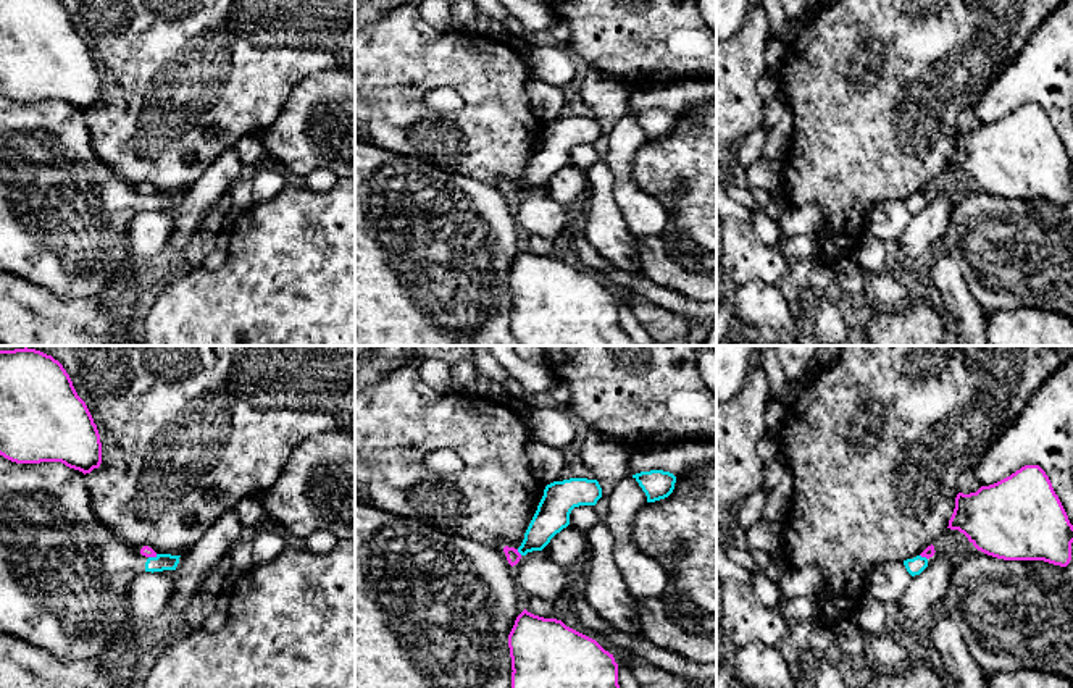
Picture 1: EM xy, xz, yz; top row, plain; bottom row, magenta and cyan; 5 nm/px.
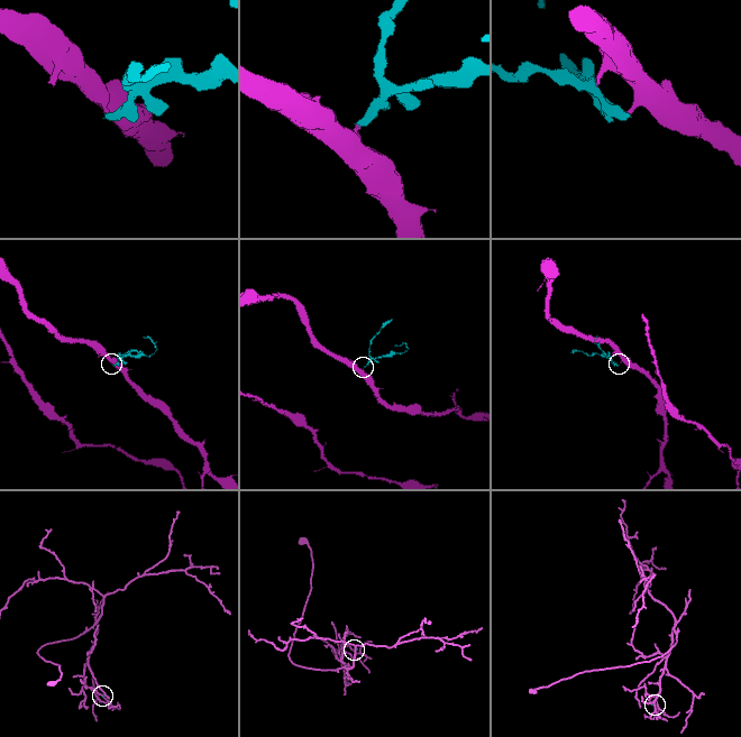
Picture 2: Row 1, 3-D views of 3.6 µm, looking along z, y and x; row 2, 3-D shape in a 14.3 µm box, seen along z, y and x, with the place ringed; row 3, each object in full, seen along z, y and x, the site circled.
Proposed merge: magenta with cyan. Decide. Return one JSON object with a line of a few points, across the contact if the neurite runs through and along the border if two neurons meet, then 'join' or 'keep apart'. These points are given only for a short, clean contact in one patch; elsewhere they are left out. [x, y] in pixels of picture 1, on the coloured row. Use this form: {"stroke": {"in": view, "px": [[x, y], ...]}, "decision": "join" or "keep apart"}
{"stroke": {"in": "xz", "px": [[517, 549], [521, 554]]}, "decision": "keep apart"}

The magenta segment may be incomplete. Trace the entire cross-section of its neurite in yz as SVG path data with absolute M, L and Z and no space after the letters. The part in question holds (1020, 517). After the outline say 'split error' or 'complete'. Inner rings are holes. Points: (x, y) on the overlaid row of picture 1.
M1025 465L976 493L958 493L947 528L958 530L978 551L997 559L1044 560L1060 567L1071 560L1073 525L1039 465Z; complete

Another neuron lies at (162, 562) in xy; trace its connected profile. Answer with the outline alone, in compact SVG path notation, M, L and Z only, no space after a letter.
M0 455L0 631L15 635L27 643L42 648L60 661L87 662L103 657L111 649L131 643L142 635L140 627L127 623L127 588L134 577L142 572L176 570L181 556L157 554L145 557L140 549L129 546L113 535L105 523L95 517L90 507L90 497L86 486L86 475L69 468L61 462L16 464Z

